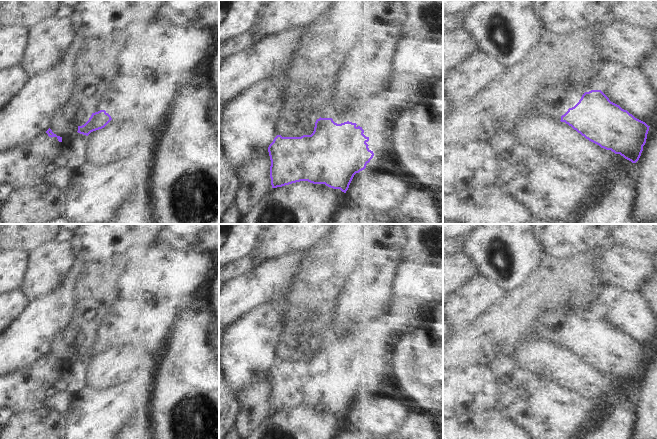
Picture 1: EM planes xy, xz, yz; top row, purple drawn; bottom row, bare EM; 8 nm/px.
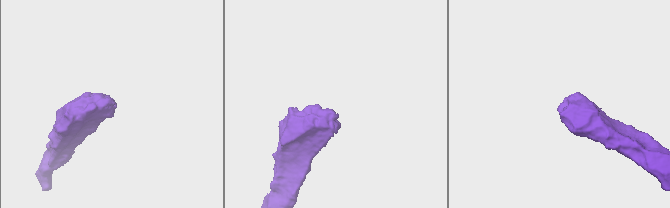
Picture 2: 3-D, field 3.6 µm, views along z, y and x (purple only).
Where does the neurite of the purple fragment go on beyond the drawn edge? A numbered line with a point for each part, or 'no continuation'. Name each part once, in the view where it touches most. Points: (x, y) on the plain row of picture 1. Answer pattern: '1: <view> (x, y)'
1: xz (339, 337)

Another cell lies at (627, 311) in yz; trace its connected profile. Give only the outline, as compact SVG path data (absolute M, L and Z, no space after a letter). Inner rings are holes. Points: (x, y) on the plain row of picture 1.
M599 285L599 295L607 304L600 314L609 324L650 350L657 342L657 316L640 293Z

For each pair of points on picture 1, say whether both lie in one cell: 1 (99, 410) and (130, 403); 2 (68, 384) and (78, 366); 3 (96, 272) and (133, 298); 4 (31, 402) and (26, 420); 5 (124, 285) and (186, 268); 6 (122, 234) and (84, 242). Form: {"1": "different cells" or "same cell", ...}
{"1": "same cell", "2": "same cell", "3": "same cell", "4": "different cells", "5": "different cells", "6": "same cell"}

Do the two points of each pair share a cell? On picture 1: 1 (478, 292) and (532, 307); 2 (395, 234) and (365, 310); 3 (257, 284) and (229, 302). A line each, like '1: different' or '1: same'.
1: different
2: same
3: same

